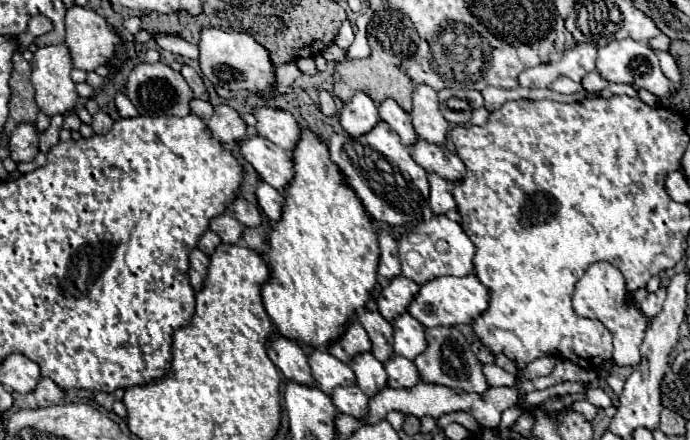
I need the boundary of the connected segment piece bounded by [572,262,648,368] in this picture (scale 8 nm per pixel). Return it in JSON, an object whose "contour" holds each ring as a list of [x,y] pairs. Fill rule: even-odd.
{"contour":[[[596,262],[592,264],[586,274],[576,282],[574,294],[572,294],[572,308],[582,318],[594,318],[602,322],[614,338],[614,364],[618,366],[630,366],[636,368],[642,362],[640,356],[640,344],[648,326],[648,318],[636,308],[634,300],[628,296],[626,280],[622,272],[612,266],[610,262]]]}

